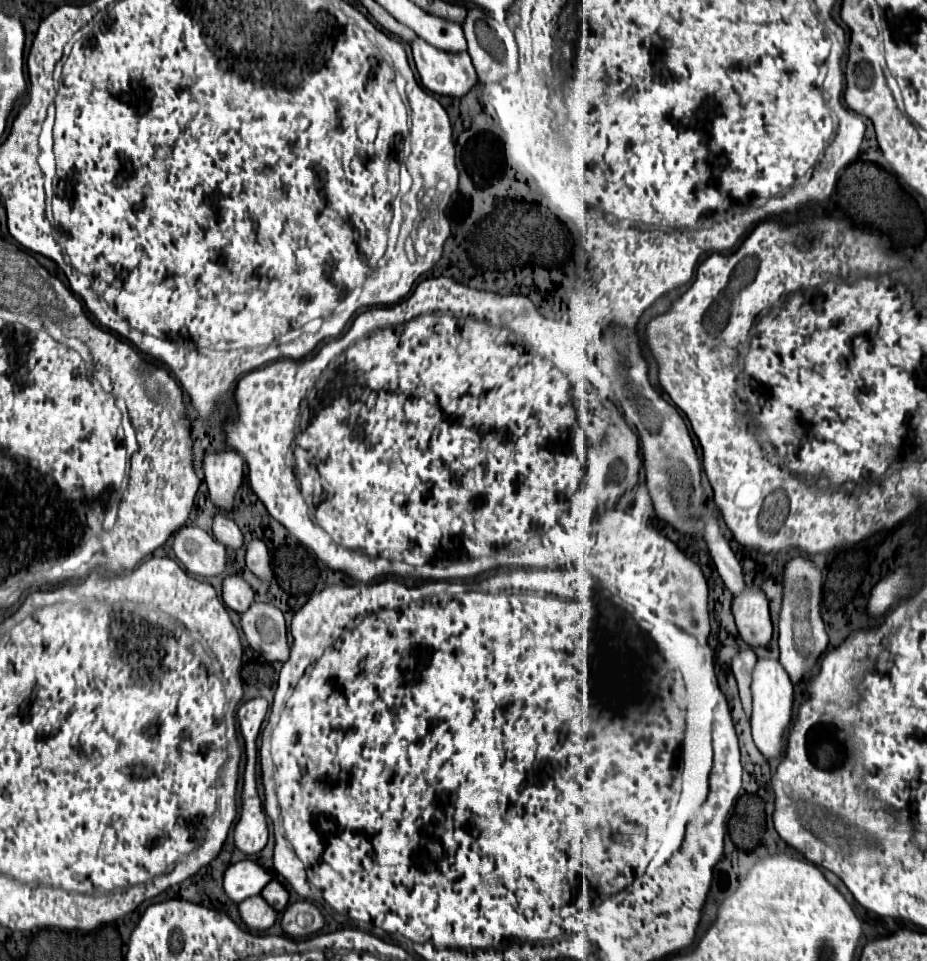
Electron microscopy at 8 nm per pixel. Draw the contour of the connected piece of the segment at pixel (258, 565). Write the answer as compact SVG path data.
M252 540L248 544L248 548L246 548L246 566L256 578L260 578L264 582L272 582L274 572L270 568L270 552L268 552L268 548L262 540Z

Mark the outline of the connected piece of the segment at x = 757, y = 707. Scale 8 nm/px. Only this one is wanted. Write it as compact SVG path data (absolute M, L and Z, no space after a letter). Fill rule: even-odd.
M758 660L752 676L752 698L754 698L754 710L752 710L752 738L758 750L770 760L780 758L784 736L788 732L790 720L792 720L792 708L794 708L794 688L792 682L782 668L778 660Z

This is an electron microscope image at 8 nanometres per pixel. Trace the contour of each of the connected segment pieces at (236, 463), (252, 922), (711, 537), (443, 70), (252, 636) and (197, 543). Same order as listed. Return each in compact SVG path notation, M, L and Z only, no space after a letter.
M234 450L208 454L202 462L208 484L208 494L218 510L236 510L236 492L243 482L244 460Z
M258 894L240 902L240 916L248 928L268 930L276 922L278 912Z
M706 510L706 534L704 534L704 540L708 544L710 556L712 556L714 564L716 564L716 568L718 568L718 574L724 580L726 588L732 592L732 596L742 594L744 588L746 588L742 566L736 560L730 544L720 534L716 516L712 512L708 512L708 510Z
M424 40L412 42L412 54L422 84L440 96L462 98L476 84L476 72L468 52L448 54L438 52Z
M254 602L252 608L240 616L240 622L250 646L268 662L286 662L290 658L284 614L276 606Z
M184 526L174 536L174 554L196 576L218 576L226 570L228 554L216 538L196 526Z

